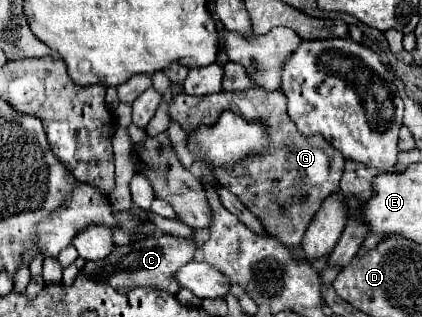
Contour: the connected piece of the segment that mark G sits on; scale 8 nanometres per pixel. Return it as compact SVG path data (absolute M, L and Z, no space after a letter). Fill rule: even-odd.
M261 87L241 93L215 93L205 97L191 97L191 95L177 95L169 101L169 115L173 121L177 121L183 131L193 131L193 127L201 125L213 125L217 117L223 111L233 111L237 115L243 115L249 121L265 121L269 123L269 149L265 155L255 155L245 159L241 165L233 169L217 169L213 171L217 181L229 189L233 195L239 197L239 201L253 211L263 221L263 227L267 227L269 233L273 233L277 239L281 239L285 245L299 247L303 233L331 193L339 191L339 179L343 175L343 155L329 147L319 137L305 137L301 135L293 121L287 115L287 101L281 91L265 91Z

